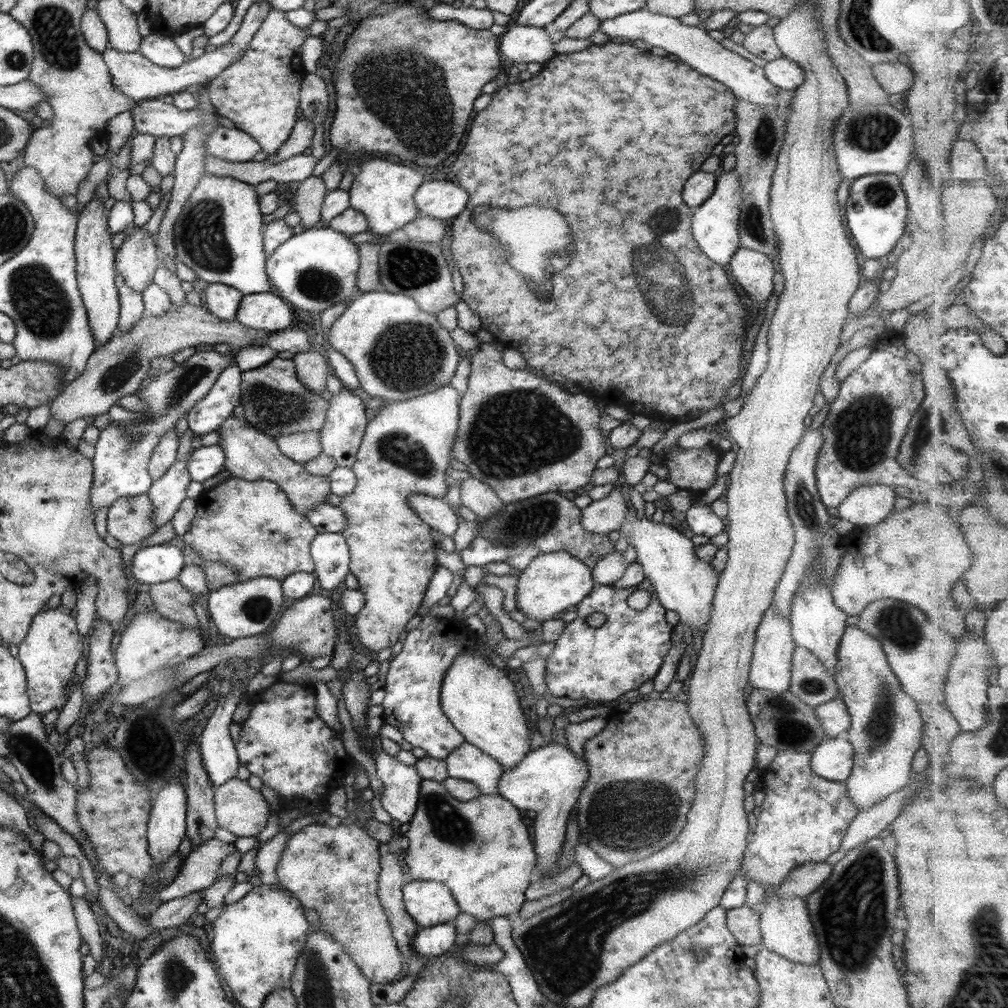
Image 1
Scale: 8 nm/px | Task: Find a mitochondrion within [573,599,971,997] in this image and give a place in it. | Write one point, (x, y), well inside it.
(851, 909)

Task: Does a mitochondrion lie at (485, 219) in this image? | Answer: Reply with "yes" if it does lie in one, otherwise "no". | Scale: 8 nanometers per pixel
yes

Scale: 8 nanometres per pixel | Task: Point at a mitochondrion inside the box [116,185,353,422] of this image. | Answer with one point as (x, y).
(202, 236)

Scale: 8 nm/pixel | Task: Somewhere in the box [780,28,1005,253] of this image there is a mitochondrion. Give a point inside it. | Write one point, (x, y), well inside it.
(871, 131)

